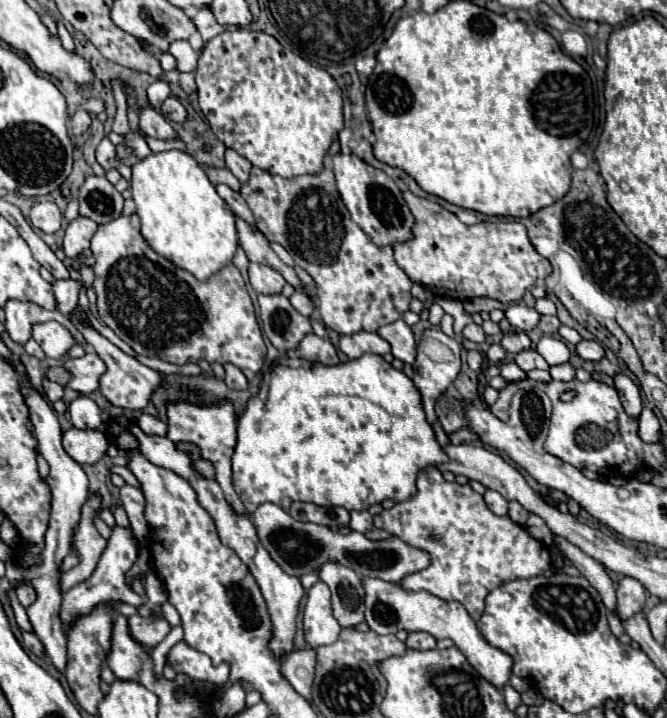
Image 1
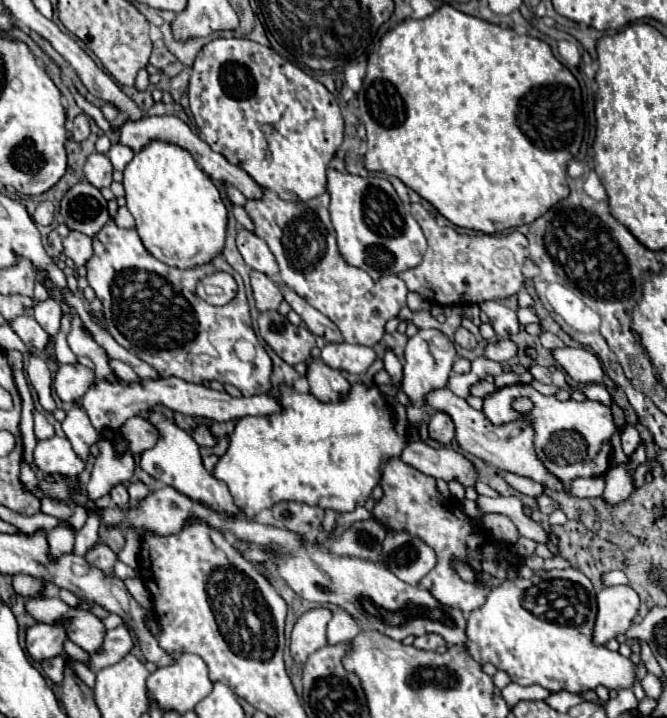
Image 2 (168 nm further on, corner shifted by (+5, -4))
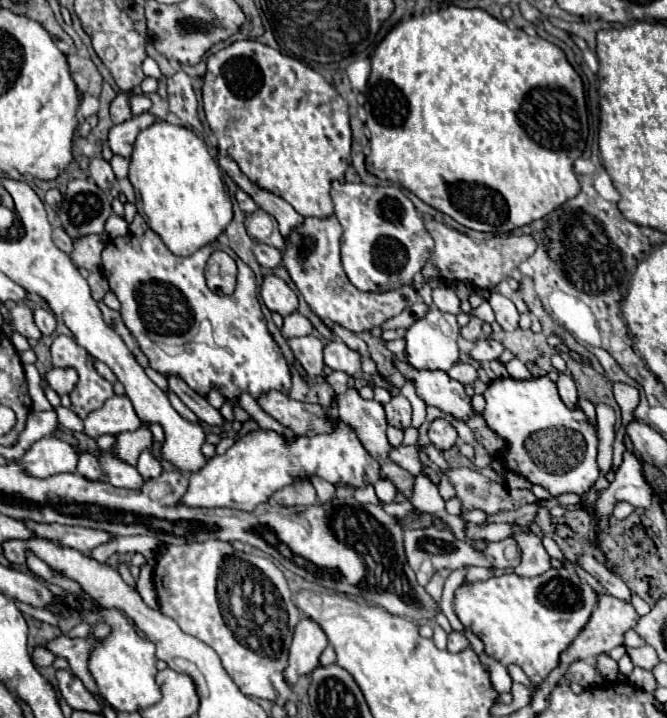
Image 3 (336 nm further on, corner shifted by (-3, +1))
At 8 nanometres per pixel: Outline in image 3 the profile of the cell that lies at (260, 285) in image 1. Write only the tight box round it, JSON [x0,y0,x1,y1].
[261,274,297,316]

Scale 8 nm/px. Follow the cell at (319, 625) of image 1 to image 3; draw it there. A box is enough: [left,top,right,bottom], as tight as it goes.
[283,618,327,688]

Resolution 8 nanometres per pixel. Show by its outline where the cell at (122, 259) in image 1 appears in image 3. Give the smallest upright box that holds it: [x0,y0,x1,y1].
[103,230,291,422]

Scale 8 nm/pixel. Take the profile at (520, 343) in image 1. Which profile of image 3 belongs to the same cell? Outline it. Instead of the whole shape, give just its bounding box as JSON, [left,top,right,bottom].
[469,338,503,362]

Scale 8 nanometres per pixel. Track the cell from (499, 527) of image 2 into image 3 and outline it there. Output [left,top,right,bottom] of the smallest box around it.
[496,534,551,576]

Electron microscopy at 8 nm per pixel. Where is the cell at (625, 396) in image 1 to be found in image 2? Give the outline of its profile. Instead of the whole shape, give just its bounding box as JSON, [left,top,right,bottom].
[621,423,641,457]

